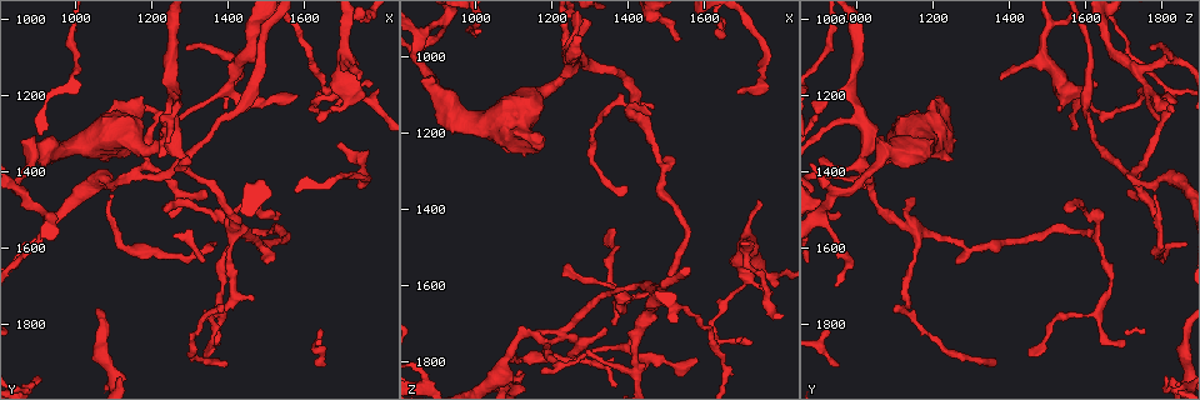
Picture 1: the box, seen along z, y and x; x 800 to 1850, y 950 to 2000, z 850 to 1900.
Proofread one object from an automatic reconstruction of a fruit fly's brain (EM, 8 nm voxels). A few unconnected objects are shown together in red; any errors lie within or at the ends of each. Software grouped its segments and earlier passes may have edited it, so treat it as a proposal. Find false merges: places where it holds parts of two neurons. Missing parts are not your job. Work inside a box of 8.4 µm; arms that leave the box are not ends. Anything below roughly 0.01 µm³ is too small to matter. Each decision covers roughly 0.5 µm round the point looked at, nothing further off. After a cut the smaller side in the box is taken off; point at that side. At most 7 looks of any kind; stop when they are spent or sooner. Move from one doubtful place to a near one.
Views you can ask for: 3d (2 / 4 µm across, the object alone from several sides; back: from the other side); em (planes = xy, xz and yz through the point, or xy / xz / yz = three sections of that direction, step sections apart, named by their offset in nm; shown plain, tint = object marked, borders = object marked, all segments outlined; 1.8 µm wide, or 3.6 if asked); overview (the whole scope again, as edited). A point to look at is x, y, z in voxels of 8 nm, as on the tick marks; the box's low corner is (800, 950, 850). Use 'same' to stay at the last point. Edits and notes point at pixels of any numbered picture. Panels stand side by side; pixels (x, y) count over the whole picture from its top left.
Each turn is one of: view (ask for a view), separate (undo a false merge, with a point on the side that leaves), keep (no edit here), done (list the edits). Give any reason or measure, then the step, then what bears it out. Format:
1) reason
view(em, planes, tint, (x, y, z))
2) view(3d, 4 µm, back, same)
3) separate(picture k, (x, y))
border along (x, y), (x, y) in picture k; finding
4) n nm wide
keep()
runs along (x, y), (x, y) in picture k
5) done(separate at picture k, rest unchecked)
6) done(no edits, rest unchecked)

a fork
view(3d, 4 µm, (1155, 1410, 1735))

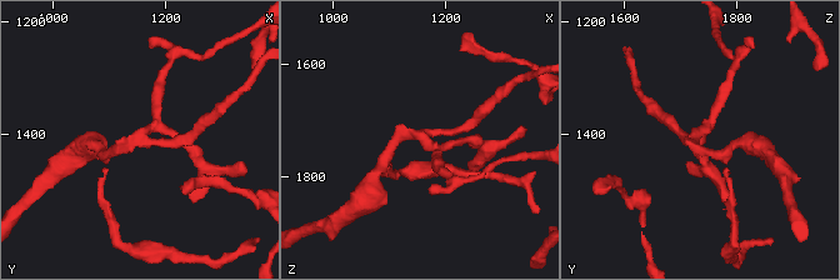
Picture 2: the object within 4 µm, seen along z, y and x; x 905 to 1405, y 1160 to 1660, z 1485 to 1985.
view(em, 3.6 µm, xy, step 8, tint, (1150, 1405, 1730))

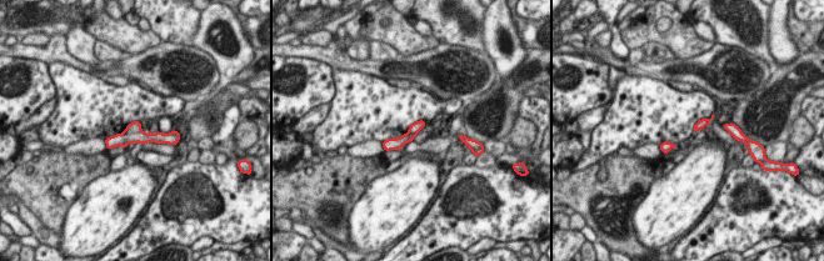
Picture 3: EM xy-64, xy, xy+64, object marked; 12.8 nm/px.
another direction
view(em, 3.6 µm, planes, tint, same)

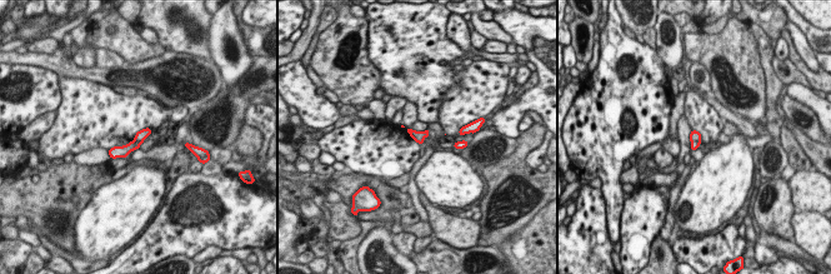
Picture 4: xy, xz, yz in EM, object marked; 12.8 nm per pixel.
3 arms
separate(picture 4, (123, 152))
two neurons meet here

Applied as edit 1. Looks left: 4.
arms part here
view(em, xy, step 4, tint, (1400, 1175, 1760))

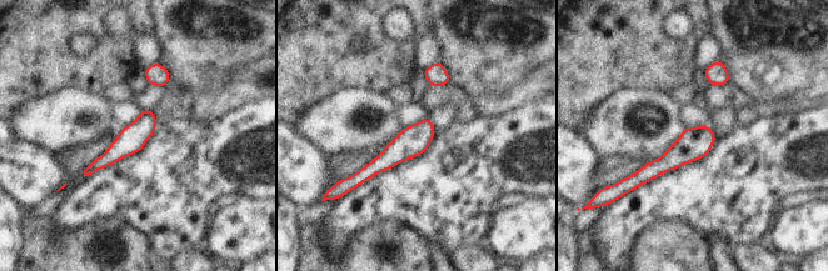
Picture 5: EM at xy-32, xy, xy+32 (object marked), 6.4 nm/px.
view(em, planes, tint, same)

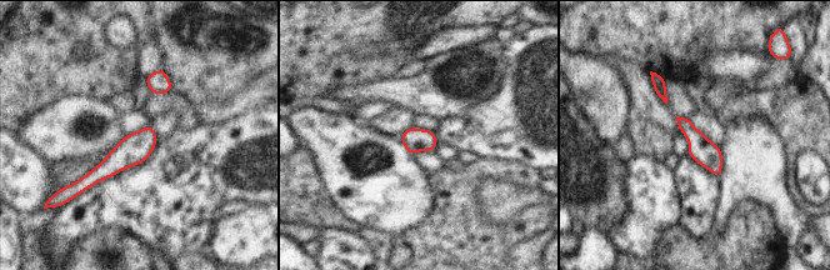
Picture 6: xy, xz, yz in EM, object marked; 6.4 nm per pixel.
keep()
runs along (149, 129), (123, 156), (81, 188) in picture 6; continuous, no second neuron

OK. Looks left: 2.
sharp bend
view(em, xz, step 4, tint, (1425, 1555, 1155))

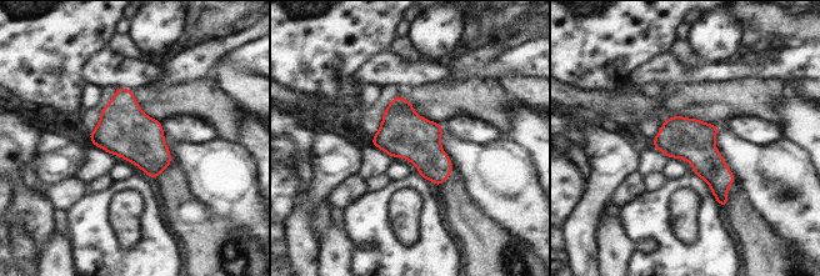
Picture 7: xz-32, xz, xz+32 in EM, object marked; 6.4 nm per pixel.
view(em, planes, tint, same)

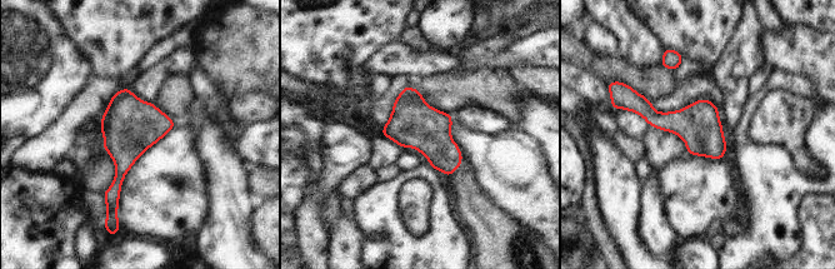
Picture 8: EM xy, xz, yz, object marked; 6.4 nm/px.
keep()
all the same neuron

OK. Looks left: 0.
done(separate at picture 4, rest unchecked)

